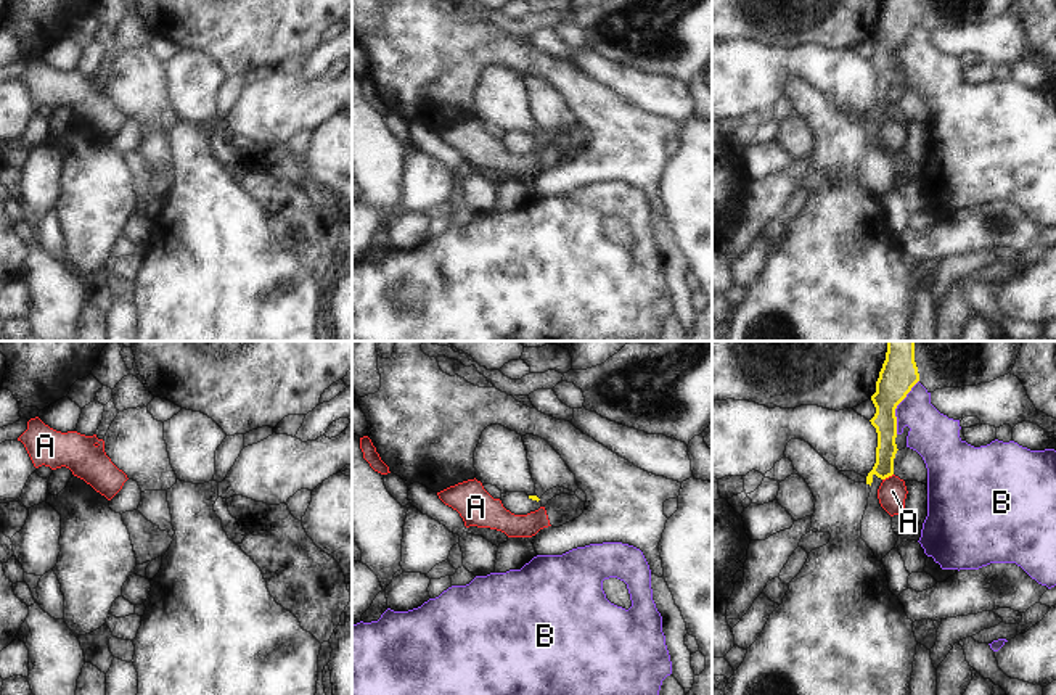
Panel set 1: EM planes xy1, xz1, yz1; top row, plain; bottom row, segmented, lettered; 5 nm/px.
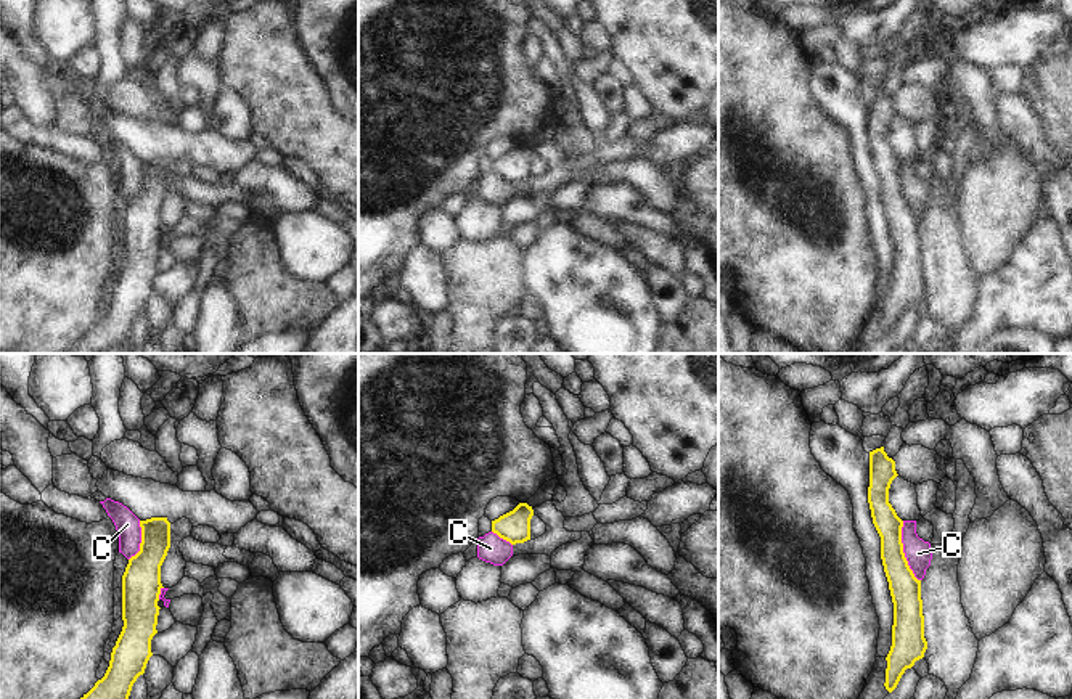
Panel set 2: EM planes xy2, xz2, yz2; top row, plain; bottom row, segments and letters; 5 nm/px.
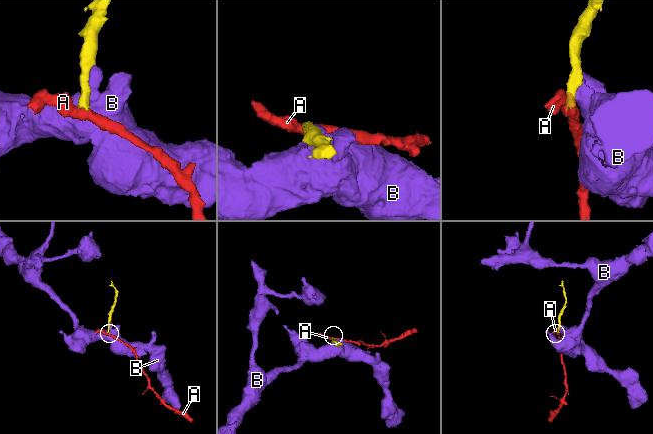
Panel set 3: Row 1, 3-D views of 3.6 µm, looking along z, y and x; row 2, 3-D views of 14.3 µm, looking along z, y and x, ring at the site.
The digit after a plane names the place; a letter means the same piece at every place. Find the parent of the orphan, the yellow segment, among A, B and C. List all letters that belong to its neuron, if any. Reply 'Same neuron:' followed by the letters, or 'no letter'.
Same neuron: no letter.

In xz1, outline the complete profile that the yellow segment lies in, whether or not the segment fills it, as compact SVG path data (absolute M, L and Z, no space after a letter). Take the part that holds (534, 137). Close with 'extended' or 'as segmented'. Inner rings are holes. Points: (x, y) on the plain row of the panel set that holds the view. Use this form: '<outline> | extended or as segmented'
M505 132L500 140L503 146L514 154L527 154L542 146L537 135L527 135L526 132Z | extended

